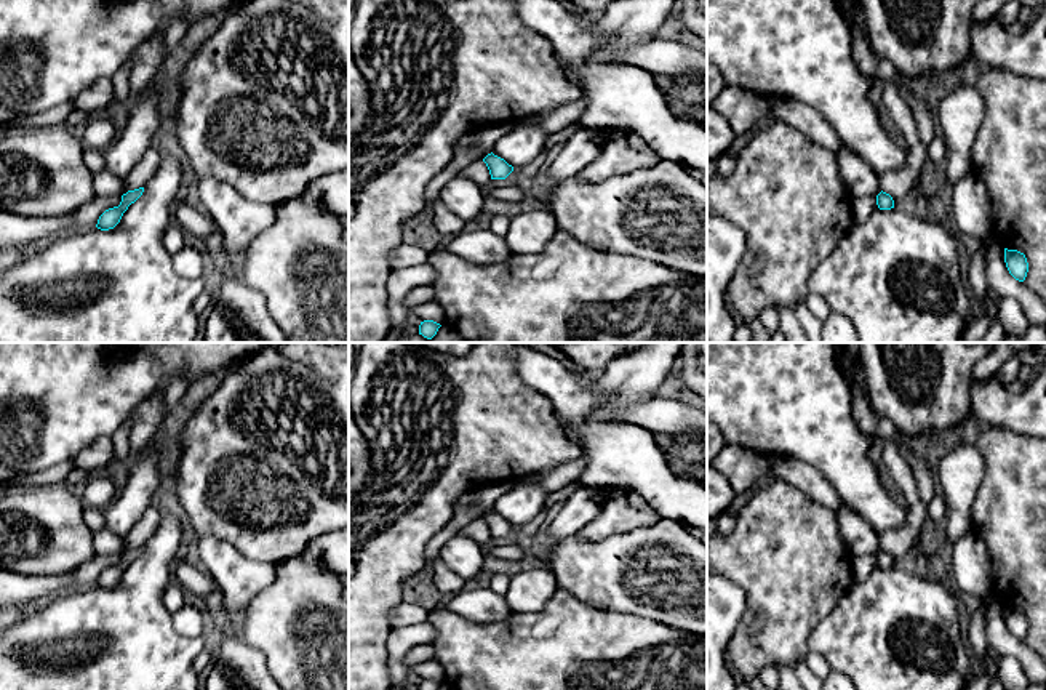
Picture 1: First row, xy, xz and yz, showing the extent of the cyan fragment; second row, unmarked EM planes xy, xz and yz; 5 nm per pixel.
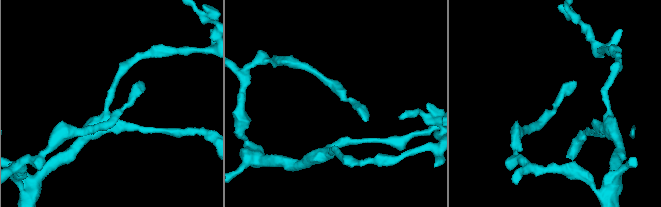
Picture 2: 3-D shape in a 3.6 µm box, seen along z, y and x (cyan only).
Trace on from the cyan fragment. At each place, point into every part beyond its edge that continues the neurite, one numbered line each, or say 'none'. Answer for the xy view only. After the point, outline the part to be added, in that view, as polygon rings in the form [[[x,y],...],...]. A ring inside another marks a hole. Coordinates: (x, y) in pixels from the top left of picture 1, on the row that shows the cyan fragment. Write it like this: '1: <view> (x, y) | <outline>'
none

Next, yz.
none

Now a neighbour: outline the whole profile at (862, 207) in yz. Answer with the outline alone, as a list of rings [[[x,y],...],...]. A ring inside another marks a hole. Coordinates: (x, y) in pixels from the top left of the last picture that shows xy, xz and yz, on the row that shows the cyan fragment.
[[[876,195],[852,199],[852,219],[854,224],[864,224],[873,213],[876,205]]]

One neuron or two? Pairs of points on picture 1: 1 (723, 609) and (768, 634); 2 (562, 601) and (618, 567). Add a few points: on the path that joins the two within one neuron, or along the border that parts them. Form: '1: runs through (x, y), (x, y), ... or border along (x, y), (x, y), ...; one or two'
1: border along (733, 581), (746, 596), (746, 609), (726, 653); two
2: border along (558, 586), (606, 610); two

